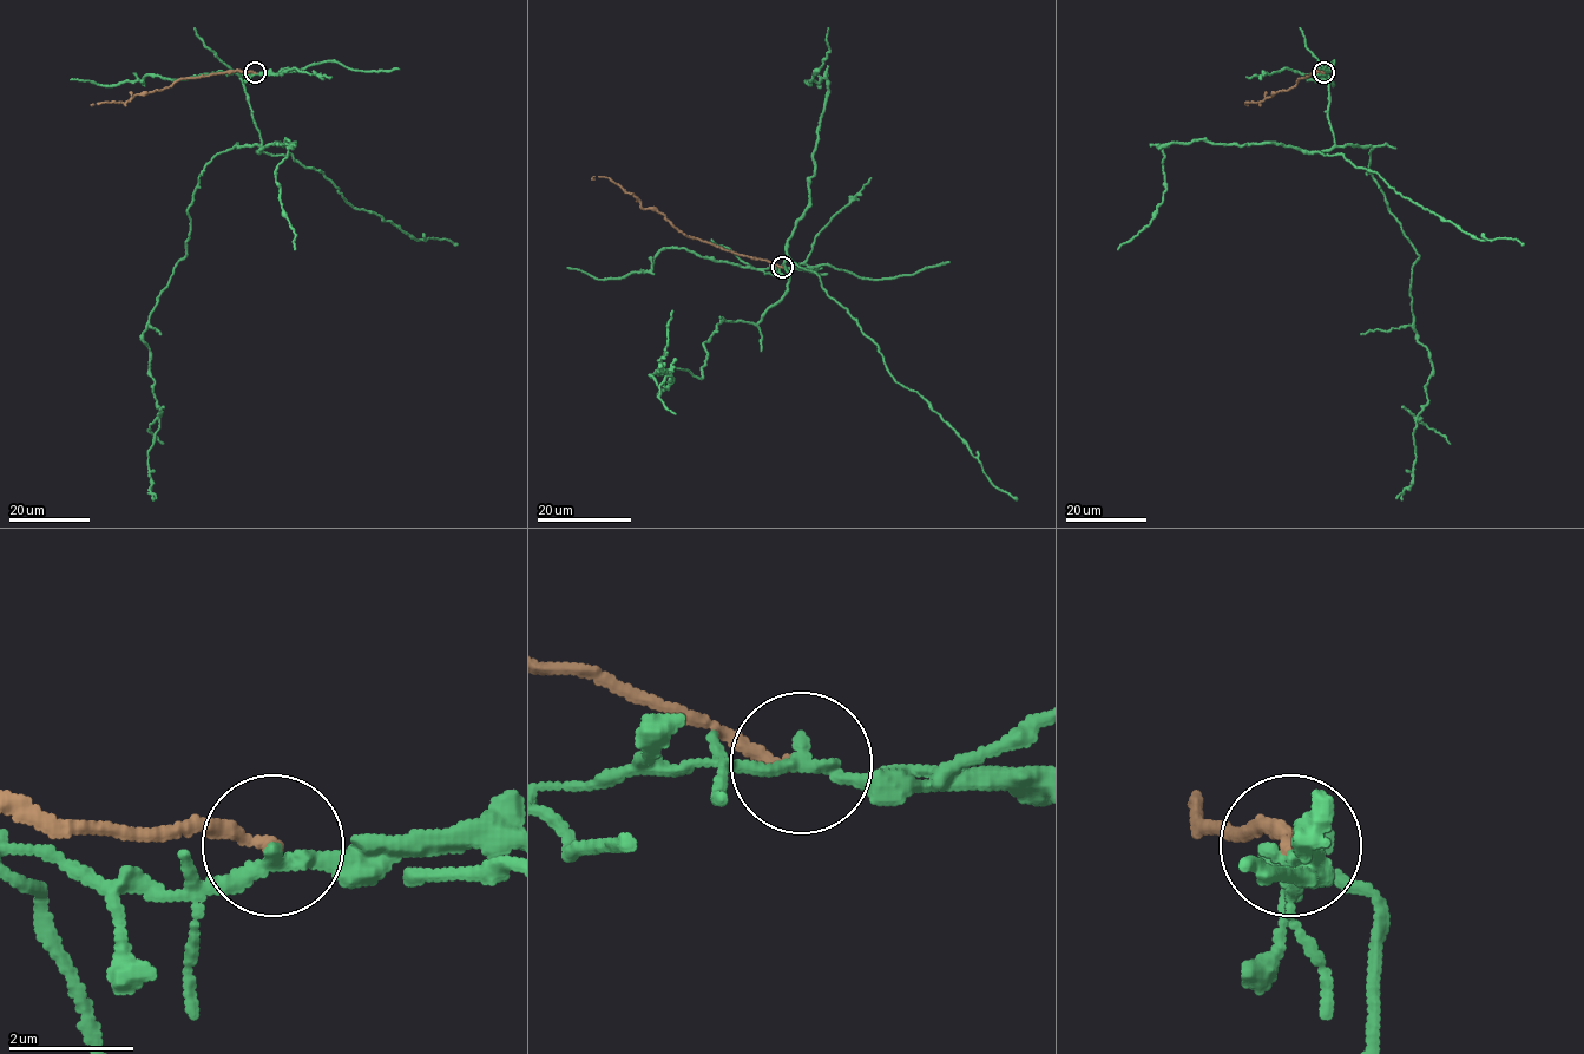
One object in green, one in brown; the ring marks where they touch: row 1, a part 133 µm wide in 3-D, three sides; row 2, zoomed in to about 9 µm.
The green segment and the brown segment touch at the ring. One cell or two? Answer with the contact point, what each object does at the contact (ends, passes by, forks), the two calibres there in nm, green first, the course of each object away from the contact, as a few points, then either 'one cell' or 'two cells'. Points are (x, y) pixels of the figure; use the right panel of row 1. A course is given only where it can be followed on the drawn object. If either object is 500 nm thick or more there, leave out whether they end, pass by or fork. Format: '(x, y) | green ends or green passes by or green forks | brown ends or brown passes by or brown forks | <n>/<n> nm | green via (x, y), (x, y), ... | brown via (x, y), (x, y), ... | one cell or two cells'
(1323, 72) | green passes by | brown ends | 200/240 nm | green via (1322, 73), (1335, 145), (1371, 145), (1369, 171), (1419, 257), (1412, 312), (1433, 374), (1412, 483), (1397, 498) | brown via (1323, 73), (1315, 71), (1293, 87), (1260, 102), (1247, 102), (1247, 105) | two cells

